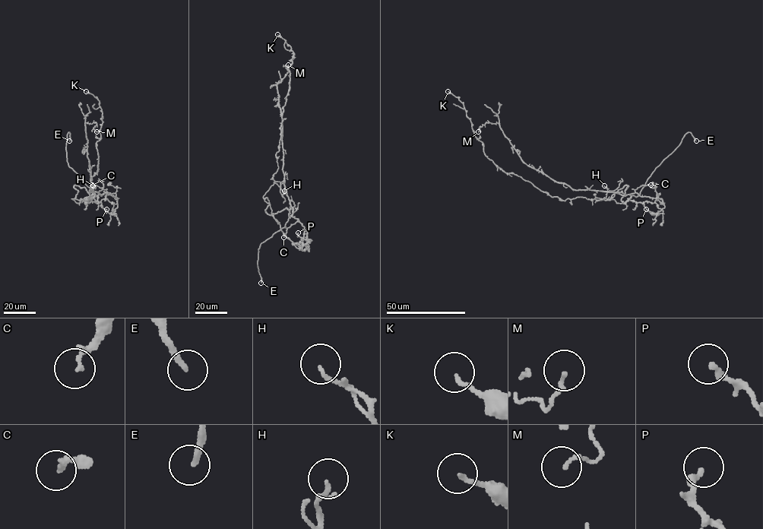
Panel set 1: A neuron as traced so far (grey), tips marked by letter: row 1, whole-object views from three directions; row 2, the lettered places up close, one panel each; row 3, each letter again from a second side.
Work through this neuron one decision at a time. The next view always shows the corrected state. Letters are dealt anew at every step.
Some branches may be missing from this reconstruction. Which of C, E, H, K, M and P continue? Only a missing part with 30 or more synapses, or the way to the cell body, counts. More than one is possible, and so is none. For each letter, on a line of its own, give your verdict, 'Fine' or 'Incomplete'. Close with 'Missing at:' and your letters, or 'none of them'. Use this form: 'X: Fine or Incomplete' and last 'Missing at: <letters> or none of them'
C: Fine
E: Incomplete
H: Fine
K: Fine
M: Fine
P: Fine
Missing at: E

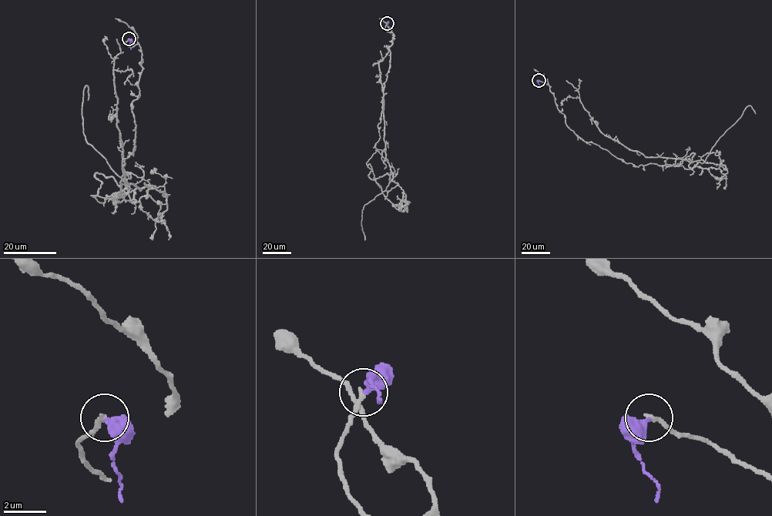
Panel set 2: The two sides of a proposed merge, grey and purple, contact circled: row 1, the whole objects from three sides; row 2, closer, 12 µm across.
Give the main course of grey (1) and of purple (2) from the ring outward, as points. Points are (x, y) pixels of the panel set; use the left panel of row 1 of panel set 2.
1: (129, 39), (142, 67), (135, 147), (112, 199), (129, 185), (113, 71), (131, 70), (132, 85)
2: (129, 39), (131, 49)

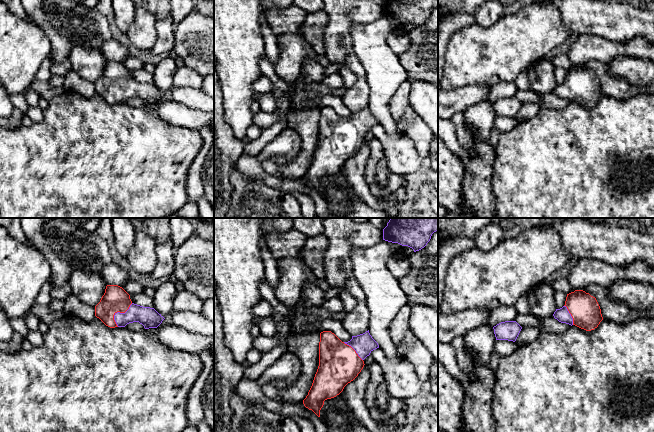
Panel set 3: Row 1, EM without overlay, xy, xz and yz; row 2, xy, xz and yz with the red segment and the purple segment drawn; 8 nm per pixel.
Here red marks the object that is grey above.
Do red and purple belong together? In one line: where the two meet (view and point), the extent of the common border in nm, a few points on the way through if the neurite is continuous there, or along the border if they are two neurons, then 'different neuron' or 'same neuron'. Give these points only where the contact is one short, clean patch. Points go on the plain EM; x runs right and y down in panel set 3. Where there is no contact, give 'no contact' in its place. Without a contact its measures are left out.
xy (118, 87) | 220 nm | across xy (115, 75), (118, 87), (139, 89), (148, 93) | same neuron

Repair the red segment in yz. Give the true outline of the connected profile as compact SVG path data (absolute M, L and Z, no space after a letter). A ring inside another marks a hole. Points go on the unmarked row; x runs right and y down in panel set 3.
M583 66L567 70L565 81L556 85L553 92L561 99L575 101L586 107L594 106L603 96L596 74Z

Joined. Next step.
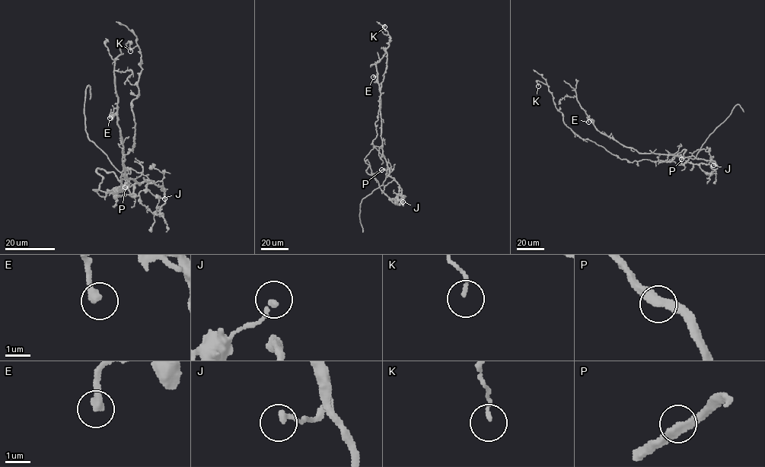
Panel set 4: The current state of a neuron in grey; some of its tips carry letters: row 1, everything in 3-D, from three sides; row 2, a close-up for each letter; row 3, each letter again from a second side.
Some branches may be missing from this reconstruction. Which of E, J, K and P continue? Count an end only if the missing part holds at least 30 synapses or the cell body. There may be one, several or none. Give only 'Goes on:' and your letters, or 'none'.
Goes on: none

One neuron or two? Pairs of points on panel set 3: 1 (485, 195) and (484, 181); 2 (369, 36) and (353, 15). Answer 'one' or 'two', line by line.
1: one
2: two

